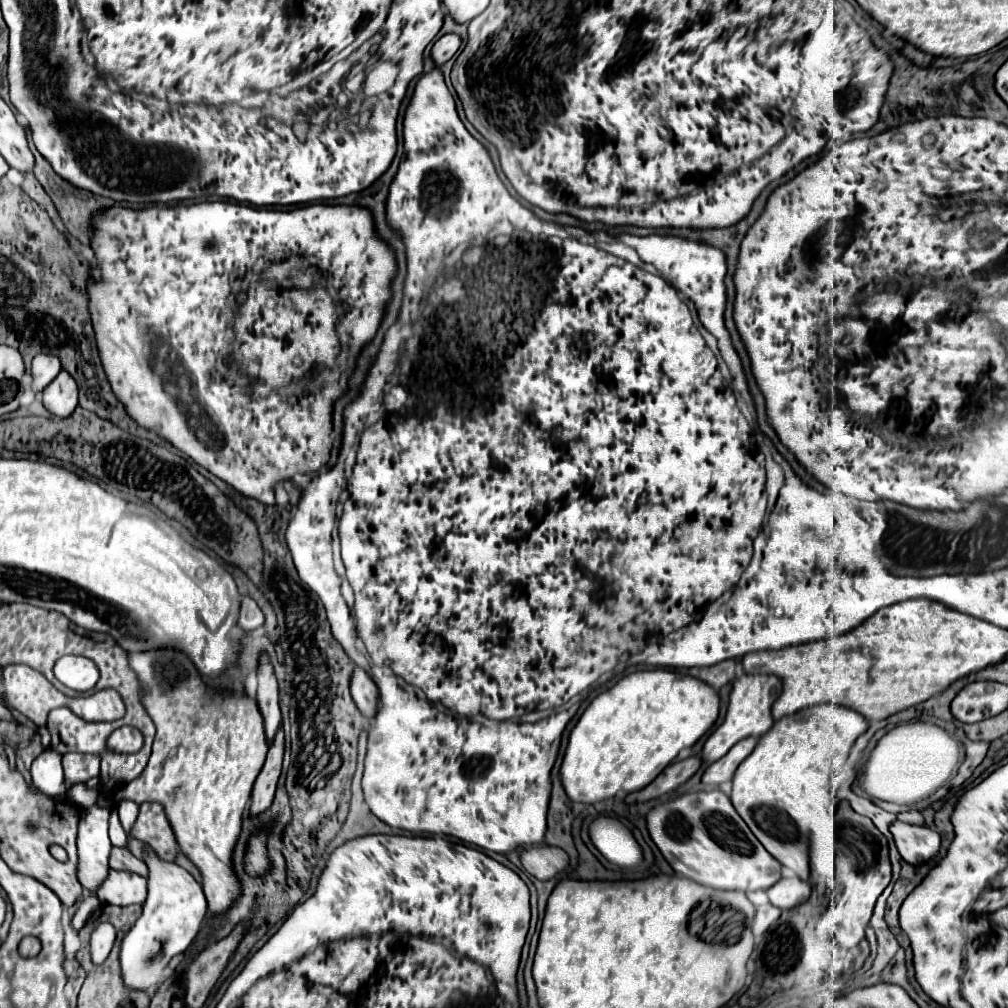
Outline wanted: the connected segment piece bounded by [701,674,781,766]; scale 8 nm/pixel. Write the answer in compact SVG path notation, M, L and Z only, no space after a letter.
M743 674L741 678L735 680L733 690L729 694L729 706L727 706L727 714L725 720L719 728L715 728L711 732L711 736L707 738L705 746L703 746L703 754L701 760L705 766L717 762L721 756L725 756L739 740L749 738L749 736L763 736L771 726L773 726L773 718L771 718L771 704L777 700L777 696L781 694L781 680L775 676L749 676Z

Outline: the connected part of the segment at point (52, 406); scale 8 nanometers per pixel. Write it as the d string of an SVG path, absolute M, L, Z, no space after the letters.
M61 370L59 376L45 388L43 406L53 414L67 418L77 408L77 384L69 372Z

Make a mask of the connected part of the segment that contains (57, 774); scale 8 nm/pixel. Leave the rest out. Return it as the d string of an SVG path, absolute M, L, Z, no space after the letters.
M53 750L41 752L33 764L31 764L31 776L33 784L47 796L61 794L63 790L63 766L61 766L61 756Z

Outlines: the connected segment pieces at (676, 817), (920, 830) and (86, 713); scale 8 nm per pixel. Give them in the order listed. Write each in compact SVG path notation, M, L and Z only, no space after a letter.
M721 790L683 794L655 806L647 814L647 830L669 866L697 884L715 890L753 892L767 890L781 878L781 864L751 834Z
M893 822L889 828L901 858L909 864L923 864L939 852L939 834L927 826Z
M110 688L99 690L91 696L79 696L79 698L67 696L67 708L77 716L81 716L83 720L93 720L93 722L117 720L123 718L125 714L125 704L121 696Z

